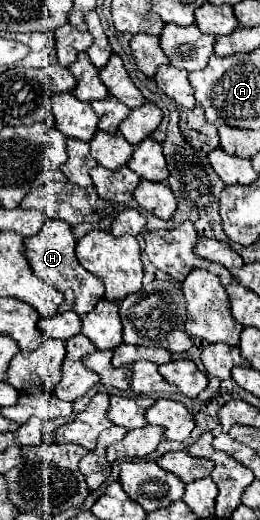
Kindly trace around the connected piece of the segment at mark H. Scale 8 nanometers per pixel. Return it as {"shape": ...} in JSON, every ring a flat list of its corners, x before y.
{"shape":[[52,218,46,220,44,228,36,236,24,238,24,256,28,258,28,264,34,270,34,274,50,282,64,294,64,302,60,304,58,312,72,310,78,316,82,316,90,312,90,308,96,306,98,300,104,298,104,286,100,278,96,278,94,274,82,268,82,264,76,258,74,248,76,248,76,238,72,234,72,228,66,222,52,220]]}

